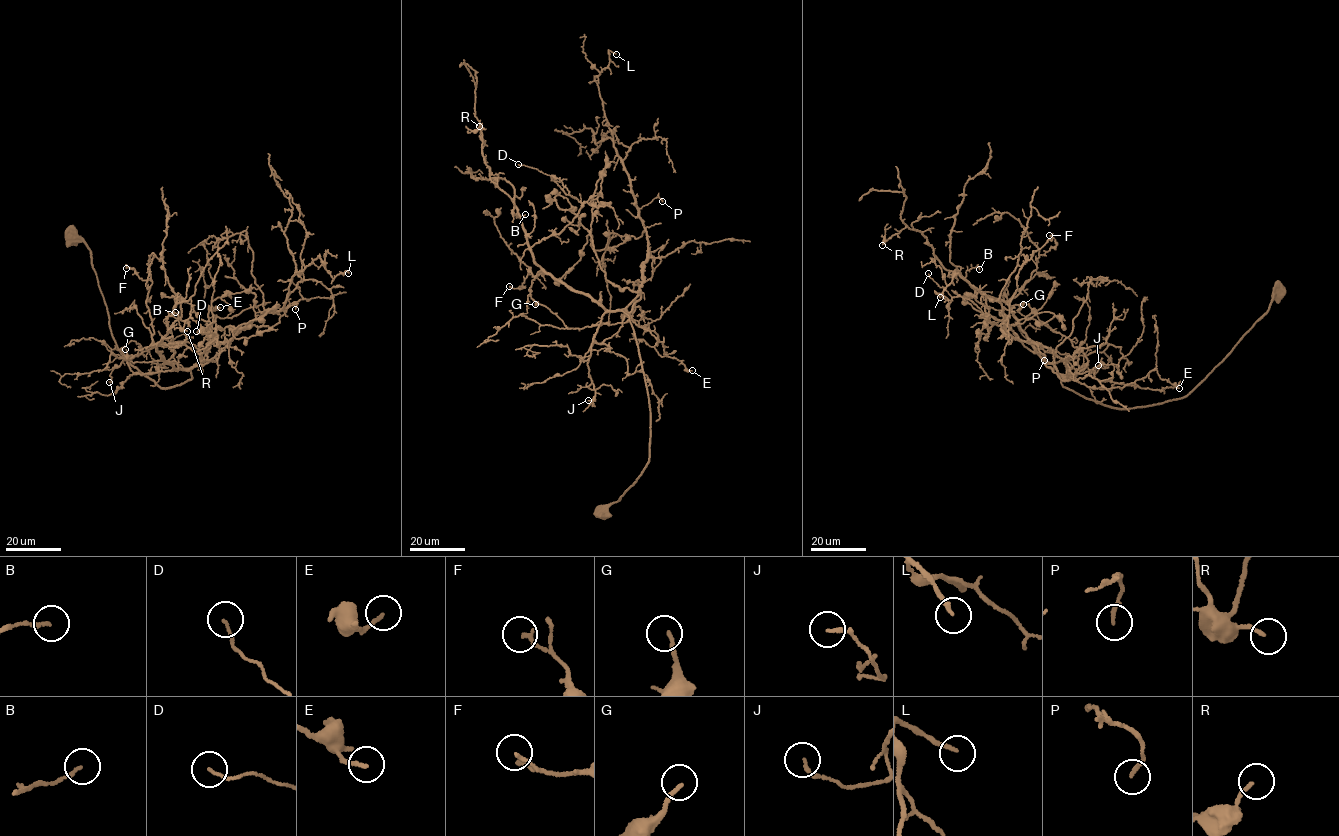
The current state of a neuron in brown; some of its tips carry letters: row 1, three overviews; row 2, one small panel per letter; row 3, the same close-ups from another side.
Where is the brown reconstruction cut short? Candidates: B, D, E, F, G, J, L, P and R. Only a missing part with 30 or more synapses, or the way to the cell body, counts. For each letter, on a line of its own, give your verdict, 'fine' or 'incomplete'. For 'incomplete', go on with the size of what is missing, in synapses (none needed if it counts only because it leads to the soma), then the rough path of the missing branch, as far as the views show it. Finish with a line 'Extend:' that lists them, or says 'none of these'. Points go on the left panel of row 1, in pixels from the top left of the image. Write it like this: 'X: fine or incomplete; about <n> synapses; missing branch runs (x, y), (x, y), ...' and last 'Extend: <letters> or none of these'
B: fine
D: fine
E: fine
F: fine
G: fine
J: fine
L: fine
P: fine
R: fine
Extend: none of these

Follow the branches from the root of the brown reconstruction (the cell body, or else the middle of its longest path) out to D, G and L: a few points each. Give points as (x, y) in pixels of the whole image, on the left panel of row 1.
D: (72, 236), (120, 353), (161, 389), (191, 373), (151, 344), (225, 340), (196, 331)
G: (72, 236), (90, 251), (113, 335), (134, 368), (165, 389), (207, 359), (188, 342), (130, 359), (125, 349)
L: (72, 236), (90, 251), (120, 353), (161, 389), (278, 311), (291, 277), (318, 255), (333, 278), (348, 273)

